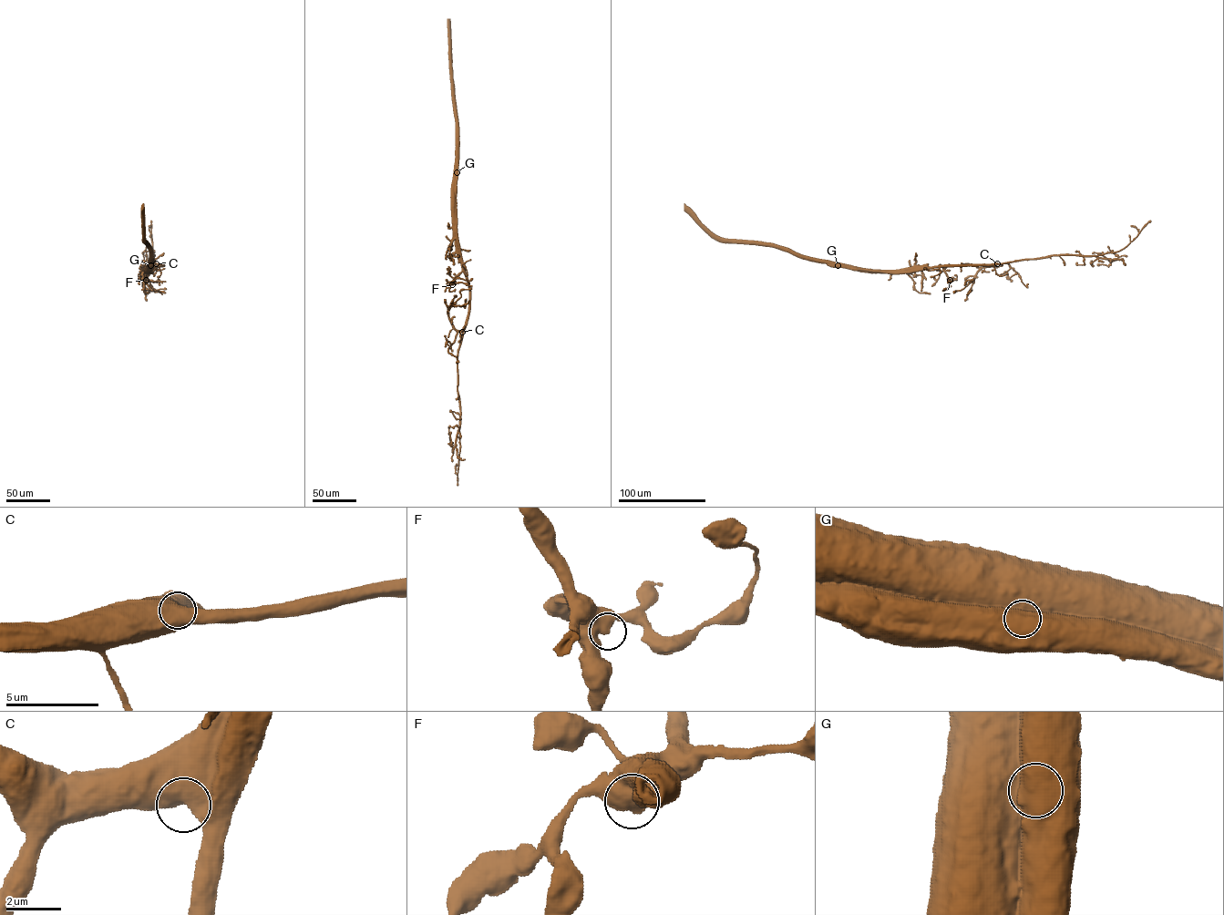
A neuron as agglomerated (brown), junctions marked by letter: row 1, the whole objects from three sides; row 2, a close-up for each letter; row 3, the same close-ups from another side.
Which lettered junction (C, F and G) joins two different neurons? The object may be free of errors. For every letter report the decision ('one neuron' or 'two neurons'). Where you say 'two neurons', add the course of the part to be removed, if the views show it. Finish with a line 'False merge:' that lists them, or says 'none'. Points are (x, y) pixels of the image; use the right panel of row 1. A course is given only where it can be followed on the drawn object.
C: one neuron
F: one neuron
G: two neurons; course (838, 265), (903, 272), (939, 266), (993, 265), (1060, 255), (1101, 255), (1124, 249), (1150, 221)
False merge: G

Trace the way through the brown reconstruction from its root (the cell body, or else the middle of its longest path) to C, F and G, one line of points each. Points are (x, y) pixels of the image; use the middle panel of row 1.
C: (457, 151), (456, 234), (469, 293), (468, 318), (462, 332)
F: (457, 151), (455, 221), (462, 271), (452, 284)
G: (457, 151), (457, 172)

